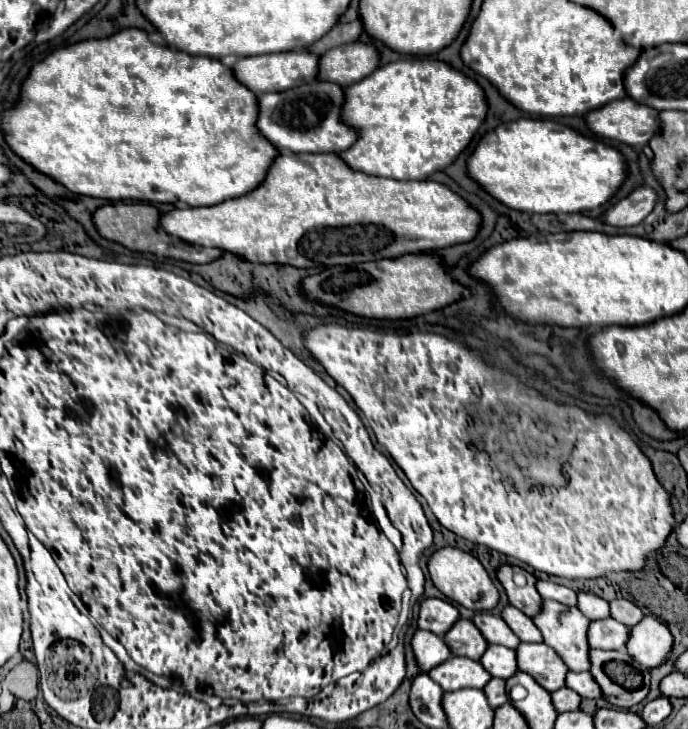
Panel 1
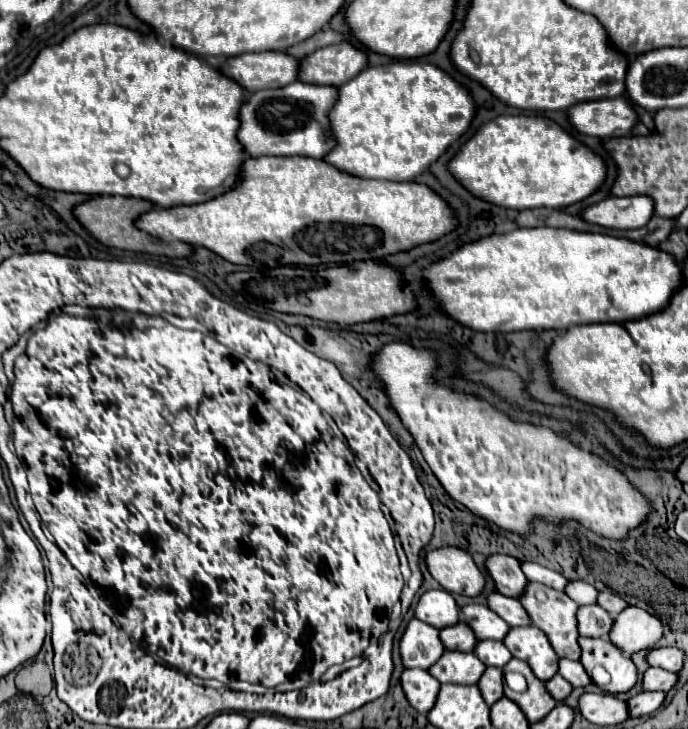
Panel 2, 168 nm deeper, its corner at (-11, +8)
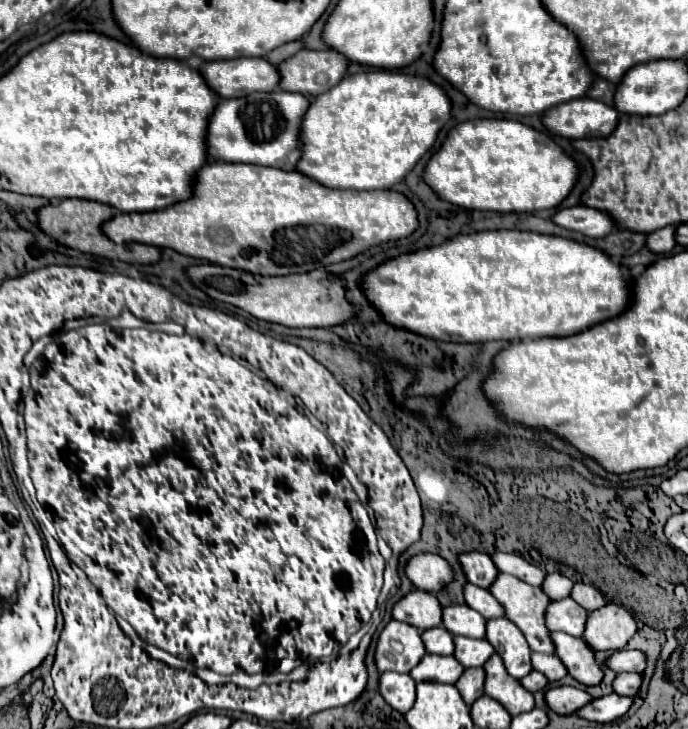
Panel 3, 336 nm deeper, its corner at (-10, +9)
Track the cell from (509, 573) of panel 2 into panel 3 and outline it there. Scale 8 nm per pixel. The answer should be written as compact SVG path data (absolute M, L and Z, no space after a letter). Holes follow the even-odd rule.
M468 552L460 556L460 564L464 568L468 582L480 588L490 588L494 584L494 578L498 578L498 568L494 566L494 560L490 558L490 554Z

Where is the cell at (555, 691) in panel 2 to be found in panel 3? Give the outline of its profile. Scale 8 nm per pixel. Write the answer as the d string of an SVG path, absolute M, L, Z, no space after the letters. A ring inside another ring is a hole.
M530 672L530 674L524 676L520 682L522 682L522 686L526 686L530 692L546 690L546 686L548 686L548 678L546 678L544 674L538 674L538 672Z

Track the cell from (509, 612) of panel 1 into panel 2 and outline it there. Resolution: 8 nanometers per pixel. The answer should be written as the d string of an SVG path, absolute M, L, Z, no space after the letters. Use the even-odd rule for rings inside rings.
M489 593L487 595L487 607L497 613L507 625L517 627L517 625L531 625L527 619L527 611L523 611L521 603L513 597L503 597L499 593Z

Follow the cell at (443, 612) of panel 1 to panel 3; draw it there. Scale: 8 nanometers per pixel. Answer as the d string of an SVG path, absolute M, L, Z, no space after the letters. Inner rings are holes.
M412 590L392 610L394 620L410 622L420 630L428 630L442 624L442 604L436 594L426 590Z

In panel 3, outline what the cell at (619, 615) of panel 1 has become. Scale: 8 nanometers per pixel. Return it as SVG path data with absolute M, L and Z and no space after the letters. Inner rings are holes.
M576 582L572 588L570 598L574 598L582 608L590 610L598 610L602 606L606 606L606 598L592 586L592 584L584 584L584 582Z

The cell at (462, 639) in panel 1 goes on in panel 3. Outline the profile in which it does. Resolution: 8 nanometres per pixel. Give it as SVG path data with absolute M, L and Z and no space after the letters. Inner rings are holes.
M436 626L422 632L422 640L426 642L426 650L432 654L454 654L454 636L446 632L444 626Z

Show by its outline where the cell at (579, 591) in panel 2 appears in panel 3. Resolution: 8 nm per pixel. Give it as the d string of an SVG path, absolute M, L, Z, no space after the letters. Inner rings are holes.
M548 574L546 576L546 582L542 584L542 590L552 598L552 600L562 600L562 598L568 598L570 596L570 590L572 590L574 582L562 574Z

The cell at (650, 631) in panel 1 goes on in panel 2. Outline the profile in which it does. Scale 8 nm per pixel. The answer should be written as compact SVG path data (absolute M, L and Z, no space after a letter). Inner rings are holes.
M625 607L613 621L609 631L609 641L631 655L635 651L651 649L663 635L663 623L639 607Z

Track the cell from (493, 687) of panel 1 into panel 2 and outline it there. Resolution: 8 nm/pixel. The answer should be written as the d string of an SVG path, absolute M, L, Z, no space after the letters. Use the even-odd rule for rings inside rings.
M487 667L487 671L483 673L483 677L479 679L479 691L485 699L485 703L493 705L495 701L499 701L503 697L503 673L497 667Z

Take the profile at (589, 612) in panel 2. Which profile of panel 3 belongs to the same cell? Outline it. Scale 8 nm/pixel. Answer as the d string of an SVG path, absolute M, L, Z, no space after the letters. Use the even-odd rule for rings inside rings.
M572 598L556 600L548 606L546 626L554 632L560 630L570 636L582 636L582 630L586 630L586 614L588 610L582 610L582 606L578 606Z

